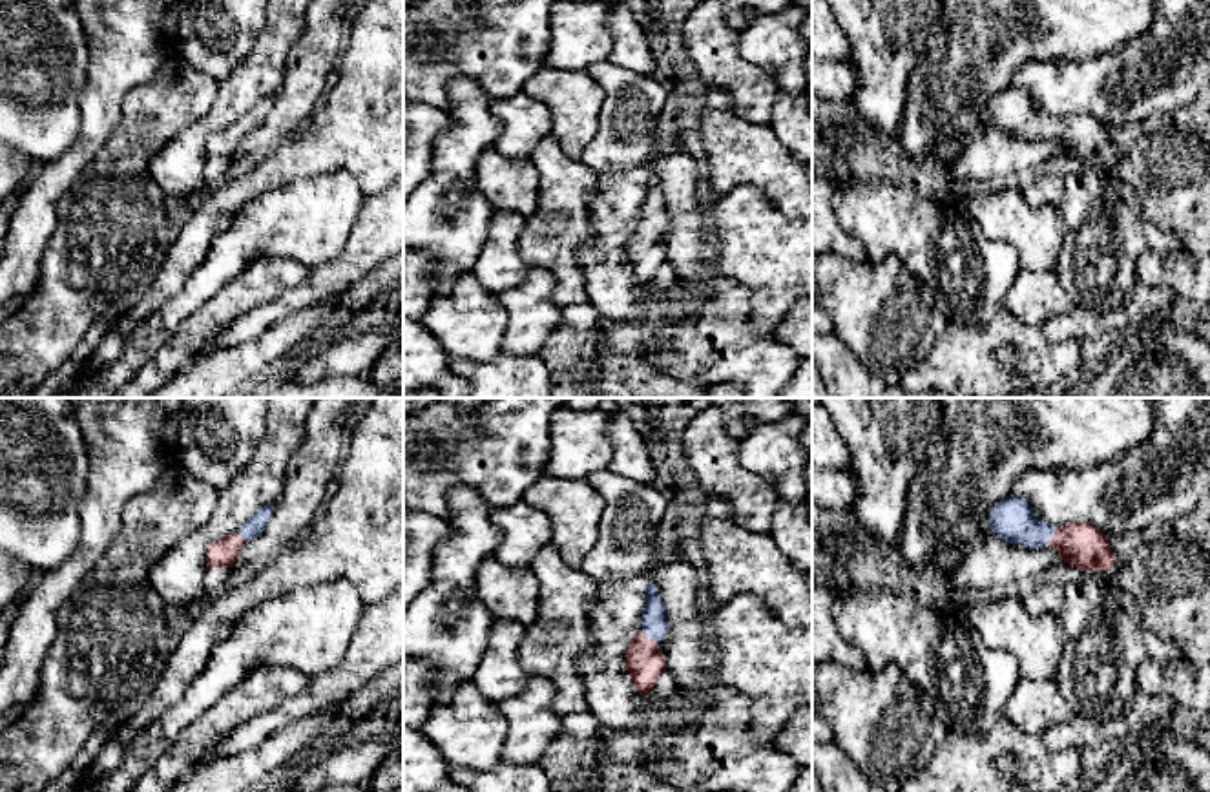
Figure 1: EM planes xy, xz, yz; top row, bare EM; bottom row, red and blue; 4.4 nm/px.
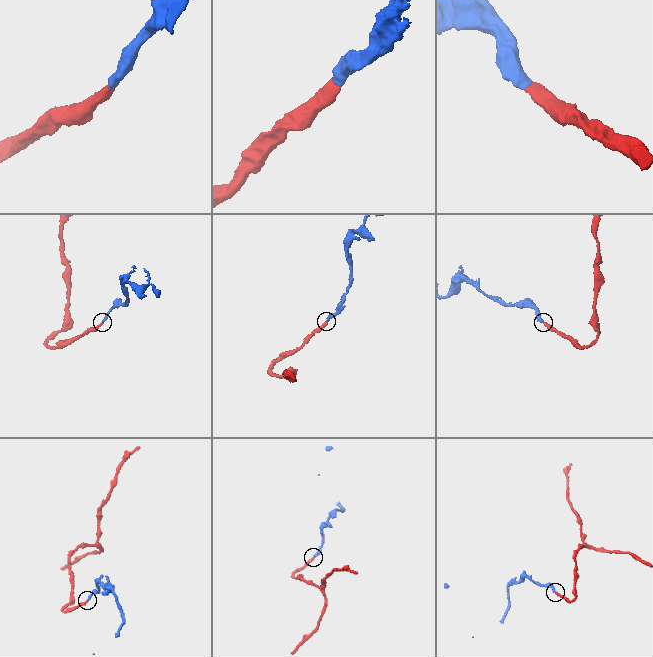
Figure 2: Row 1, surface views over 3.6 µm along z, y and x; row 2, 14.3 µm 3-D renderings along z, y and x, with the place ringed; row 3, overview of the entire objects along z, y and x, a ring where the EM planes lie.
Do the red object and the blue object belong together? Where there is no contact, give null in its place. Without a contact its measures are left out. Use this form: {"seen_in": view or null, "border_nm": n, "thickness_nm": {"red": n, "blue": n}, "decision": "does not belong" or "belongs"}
{"seen_in": "xz", "border_nm": 90, "thickness_nm": {"red": 170, "blue": 120}, "decision": "belongs"}

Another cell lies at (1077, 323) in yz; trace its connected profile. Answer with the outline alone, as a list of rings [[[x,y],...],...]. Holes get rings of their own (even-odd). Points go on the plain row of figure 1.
[[[1075,305],[1073,310],[1057,314],[1049,318],[1042,330],[1046,338],[1053,343],[1077,339],[1082,341],[1086,336],[1093,334],[1097,325],[1104,319],[1102,314],[1095,314],[1088,308]]]

